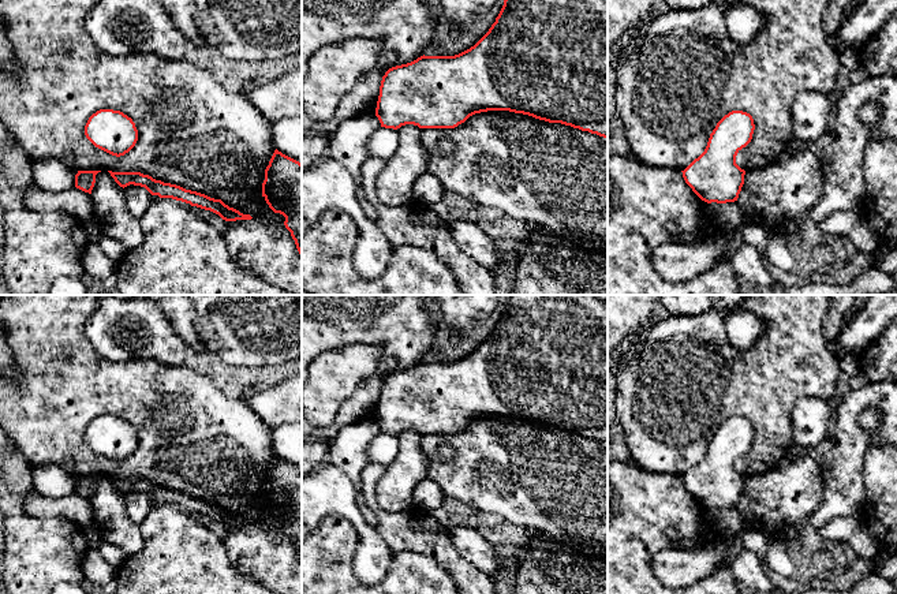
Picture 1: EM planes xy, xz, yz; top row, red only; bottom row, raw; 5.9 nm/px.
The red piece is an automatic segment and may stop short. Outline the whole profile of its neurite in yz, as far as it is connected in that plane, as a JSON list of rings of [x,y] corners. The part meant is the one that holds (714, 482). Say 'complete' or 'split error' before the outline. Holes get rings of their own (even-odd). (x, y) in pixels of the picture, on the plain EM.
complete; [[[729,418],[710,440],[704,457],[681,477],[685,489],[702,507],[737,507],[745,477],[736,470],[736,462],[751,448],[754,436],[750,419]]]

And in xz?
complete; [[[509,295],[504,311],[489,337],[470,355],[455,362],[421,362],[389,374],[382,382],[375,414],[381,433],[397,436],[405,430],[419,434],[455,434],[470,422],[487,416],[523,419],[549,429],[561,429],[608,445],[608,302],[594,295]]]

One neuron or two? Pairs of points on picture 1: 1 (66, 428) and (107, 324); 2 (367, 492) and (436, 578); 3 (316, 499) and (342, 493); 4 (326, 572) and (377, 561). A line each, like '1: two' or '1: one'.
1: two
2: two
3: one
4: two

